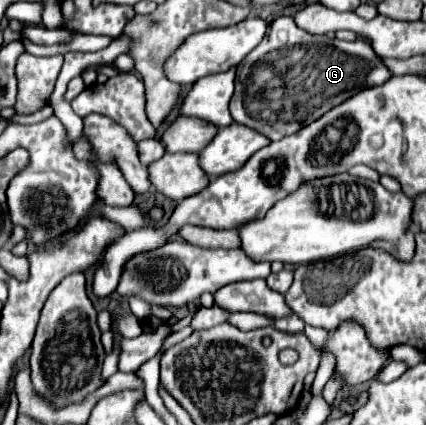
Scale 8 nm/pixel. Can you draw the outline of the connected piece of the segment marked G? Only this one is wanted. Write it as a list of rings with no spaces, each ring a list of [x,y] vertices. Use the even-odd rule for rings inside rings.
[[[280,16],[280,18],[276,18],[272,24],[268,26],[264,40],[238,64],[238,68],[236,68],[236,90],[234,90],[234,96],[232,96],[232,100],[230,100],[230,114],[232,114],[234,122],[244,124],[244,126],[248,126],[248,128],[254,128],[254,130],[266,134],[270,140],[280,140],[280,138],[284,138],[284,136],[290,136],[290,134],[298,132],[300,128],[308,126],[310,122],[318,120],[324,112],[328,112],[330,108],[334,108],[334,106],[338,106],[340,102],[344,102],[346,96],[350,98],[350,96],[356,94],[358,90],[364,90],[364,88],[368,88],[368,86],[378,86],[378,84],[386,82],[388,78],[390,78],[390,72],[386,70],[386,66],[384,66],[382,60],[374,54],[372,46],[370,46],[366,40],[358,38],[358,40],[354,40],[354,42],[344,42],[344,40],[330,40],[328,36],[314,36],[314,34],[308,34],[306,30],[298,28],[298,26],[294,24],[294,18],[292,18],[292,16]],[[278,56],[284,56],[284,72],[286,72],[286,68],[288,68],[288,70],[290,70],[290,68],[302,68],[302,70],[306,72],[306,74],[300,74],[300,82],[296,82],[296,90],[300,90],[300,94],[306,94],[306,98],[302,98],[302,96],[292,96],[292,94],[290,94],[290,96],[284,96],[282,100],[278,100],[278,102],[276,102],[278,108],[274,108],[274,106],[270,106],[270,102],[262,96],[264,90],[268,90],[268,88],[264,88],[264,84],[262,84],[262,80],[260,80],[260,74],[262,74],[262,70],[270,70],[270,72],[274,74],[274,66],[272,66],[272,64],[276,64]]]

